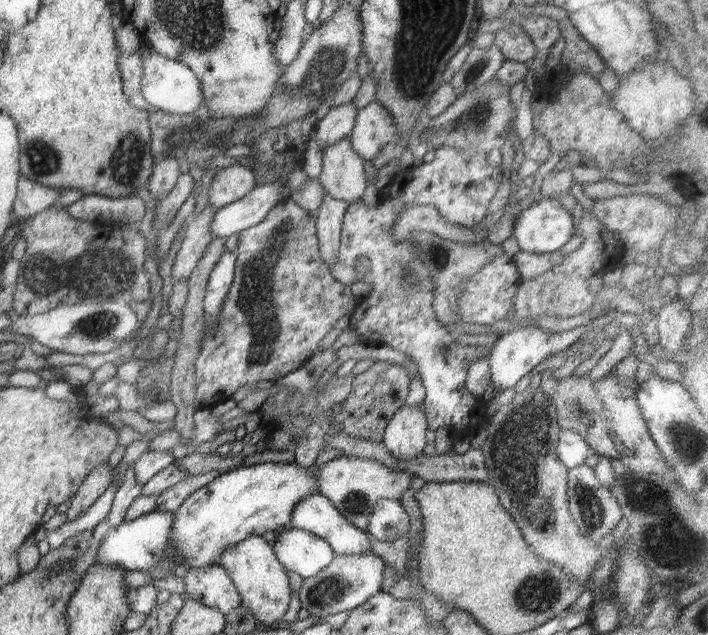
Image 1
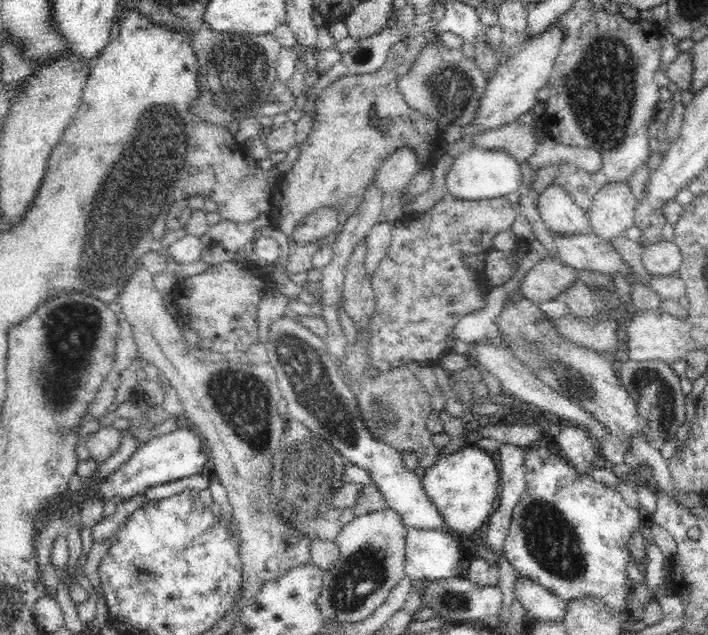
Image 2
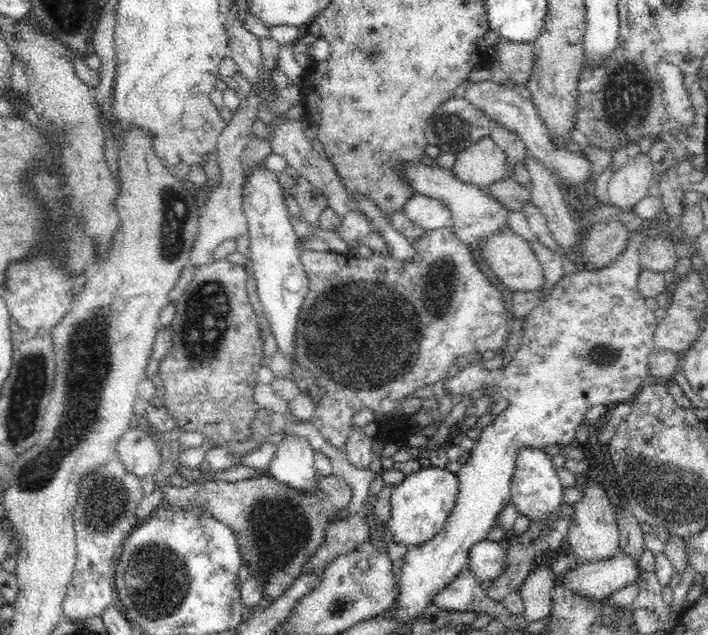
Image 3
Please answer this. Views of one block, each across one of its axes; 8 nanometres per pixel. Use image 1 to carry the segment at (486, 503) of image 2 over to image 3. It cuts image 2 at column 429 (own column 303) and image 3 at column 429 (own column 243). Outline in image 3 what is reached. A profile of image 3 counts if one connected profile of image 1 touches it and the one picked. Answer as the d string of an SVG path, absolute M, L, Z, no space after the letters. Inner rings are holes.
M430 466L406 475L400 484L394 486L390 497L391 515L385 524L393 540L398 543L404 543L408 548L416 547L417 545L429 542L428 540L432 540L433 536L444 526L448 515L454 508L458 491L459 480L457 479L457 475L448 471L446 467Z

